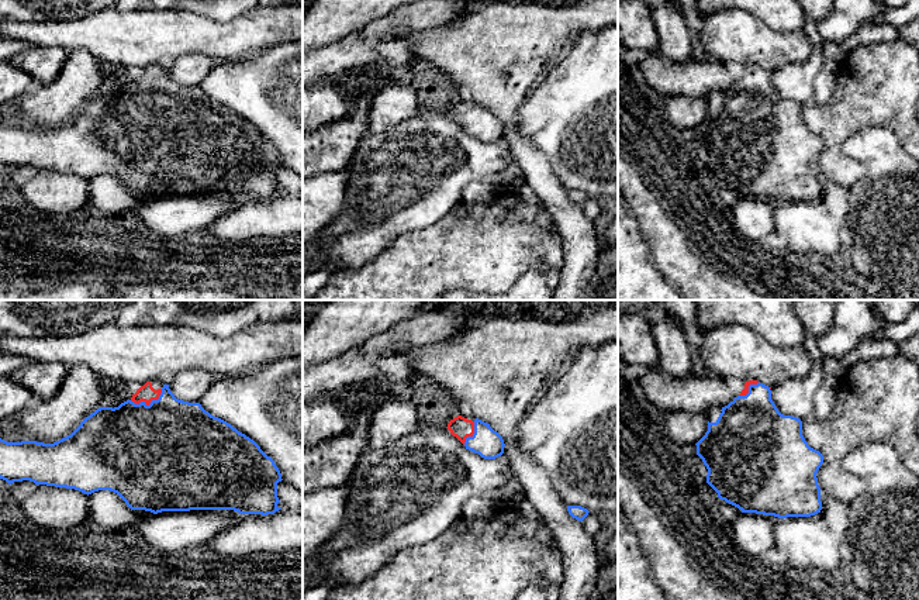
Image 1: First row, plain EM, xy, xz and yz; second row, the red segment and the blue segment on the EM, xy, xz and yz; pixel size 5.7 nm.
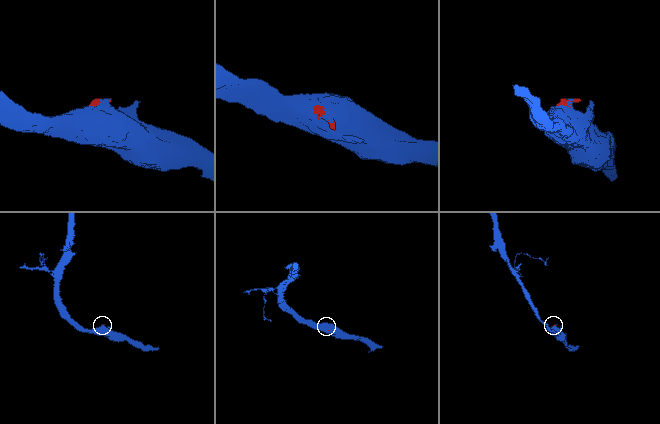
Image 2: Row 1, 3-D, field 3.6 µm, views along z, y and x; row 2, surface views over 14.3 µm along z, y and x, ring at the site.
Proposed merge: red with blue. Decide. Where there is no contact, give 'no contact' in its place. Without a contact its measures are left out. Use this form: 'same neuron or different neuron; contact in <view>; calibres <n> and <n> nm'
same neuron; contact in xy; calibres 100 and 500 nm

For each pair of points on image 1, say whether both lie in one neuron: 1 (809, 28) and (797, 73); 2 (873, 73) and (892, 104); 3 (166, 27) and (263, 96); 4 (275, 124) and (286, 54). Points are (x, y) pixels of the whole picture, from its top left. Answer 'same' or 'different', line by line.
1: same
2: same
3: different
4: same

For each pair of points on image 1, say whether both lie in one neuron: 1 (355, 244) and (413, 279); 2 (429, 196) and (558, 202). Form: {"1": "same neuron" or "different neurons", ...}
{"1": "different neurons", "2": "different neurons"}

